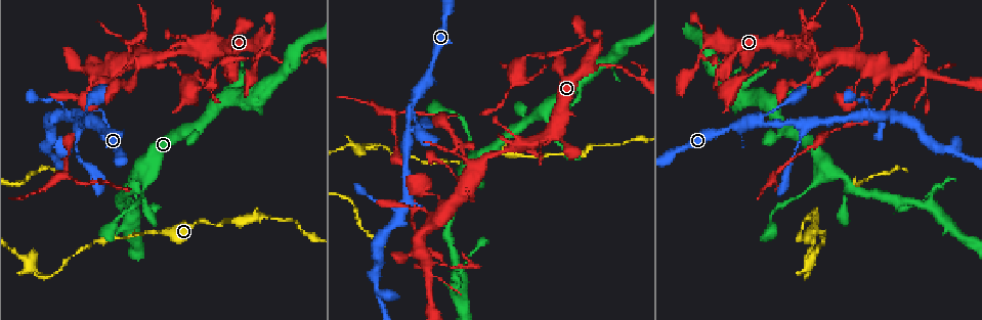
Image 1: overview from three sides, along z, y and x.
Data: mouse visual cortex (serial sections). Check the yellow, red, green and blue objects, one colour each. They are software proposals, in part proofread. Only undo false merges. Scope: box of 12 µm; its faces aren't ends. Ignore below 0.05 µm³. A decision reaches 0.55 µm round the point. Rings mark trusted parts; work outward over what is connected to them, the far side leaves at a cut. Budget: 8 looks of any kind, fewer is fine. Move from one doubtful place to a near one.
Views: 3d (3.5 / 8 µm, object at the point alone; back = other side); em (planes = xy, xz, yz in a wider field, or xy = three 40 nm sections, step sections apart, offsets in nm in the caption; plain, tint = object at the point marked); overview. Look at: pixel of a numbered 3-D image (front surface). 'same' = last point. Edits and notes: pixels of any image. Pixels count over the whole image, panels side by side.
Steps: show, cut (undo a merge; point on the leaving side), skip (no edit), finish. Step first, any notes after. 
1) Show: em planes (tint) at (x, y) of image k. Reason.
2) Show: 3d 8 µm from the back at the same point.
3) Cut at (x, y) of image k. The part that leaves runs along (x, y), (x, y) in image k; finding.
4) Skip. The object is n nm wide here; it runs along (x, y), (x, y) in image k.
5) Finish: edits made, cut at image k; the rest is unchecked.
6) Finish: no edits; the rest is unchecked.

Show: 3d 3.5 µm from the back at (468, 140) of image 1. Sudden change in width.

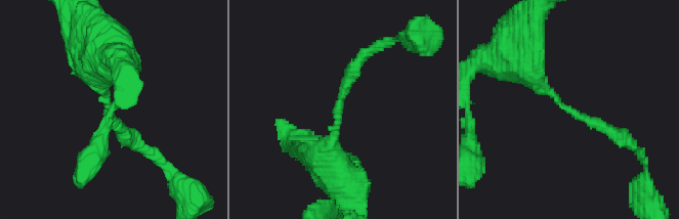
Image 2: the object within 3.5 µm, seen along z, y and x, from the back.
Show: em planes (tint) at (340, 115) of image 2. The arms are 200, 350 nm wide; now the EM.

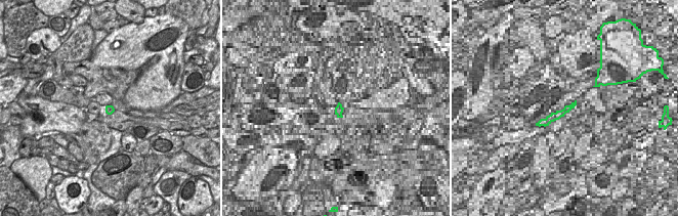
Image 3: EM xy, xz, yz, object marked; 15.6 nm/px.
Skip. It runs along (520, 62), (562, 106), (622, 140) in image 2; one cell here.

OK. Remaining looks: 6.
Show: 3d 3.5 µm at (568, 146) of image 1. Sudden change in width.

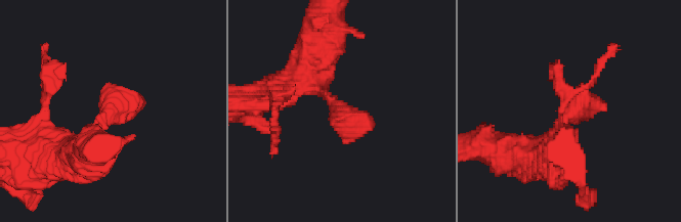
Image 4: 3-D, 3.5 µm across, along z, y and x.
Show: em xy step 2 (tint) at (338, 107) of image 4.

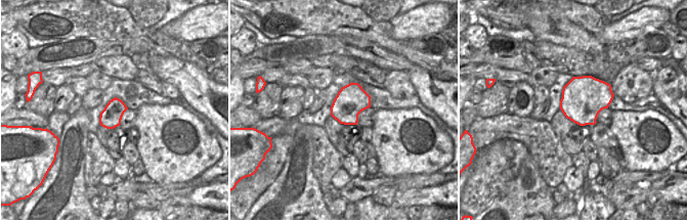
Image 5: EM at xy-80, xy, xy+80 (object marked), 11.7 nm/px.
Skip. It runs along (533, 158), (580, 103), (605, 110) in image 4; all the same cell.

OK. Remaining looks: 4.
Show: 3d 3.5 µm at (256, 57) of image 1. Small branch off a trunk.

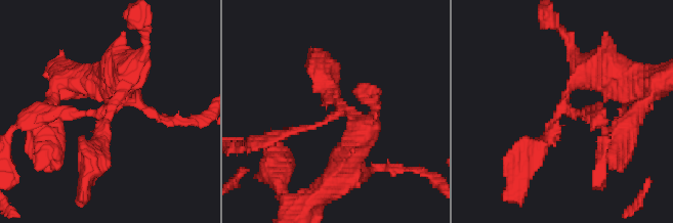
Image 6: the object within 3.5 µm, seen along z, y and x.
Cut at (65, 108) of image 6. 3 arms meet here; the arms are 100, 250, 400 nm wide; the part that leaves runs along (99, 112), (27, 115), (20, 121) in image 6; two cells meet here.

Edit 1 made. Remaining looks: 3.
Show: overview.

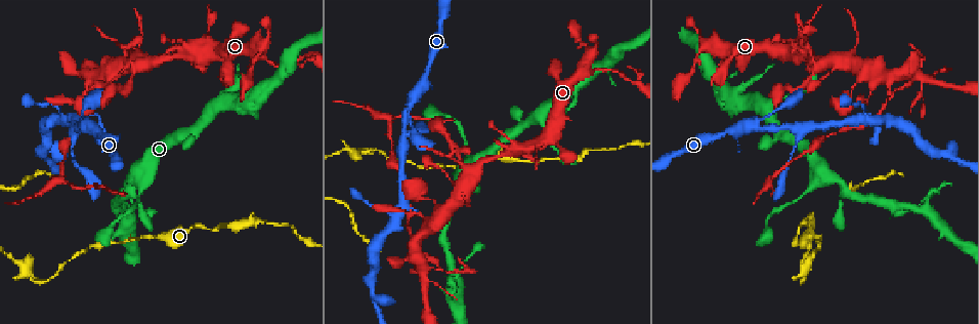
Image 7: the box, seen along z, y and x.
Show: 3d 8 µm at (27, 272) of image 7. Abrupt turn.

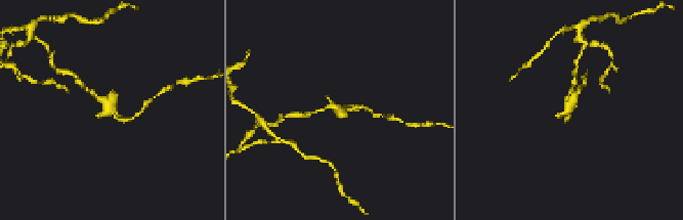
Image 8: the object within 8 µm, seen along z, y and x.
Show: em xy step 1 (tint) at (569, 112) of image 8. Shape alone is not enough.

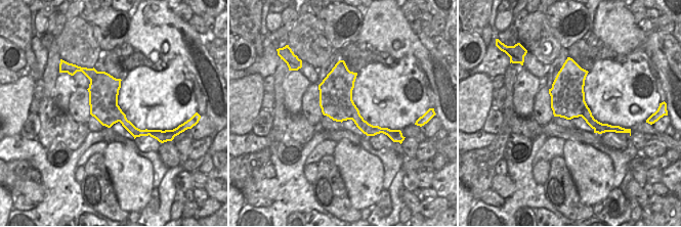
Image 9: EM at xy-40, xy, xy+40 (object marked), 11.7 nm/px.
Cut at (340, 114) of image 8. A border runs along (162, 131), (152, 131), (149, 134) in image 9; two cells meet here.

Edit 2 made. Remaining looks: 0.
Finish: edits made, cut at image 6, cut at image 8; the rest is unchecked.

